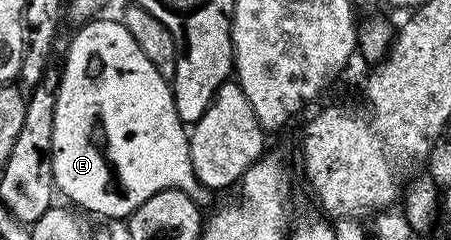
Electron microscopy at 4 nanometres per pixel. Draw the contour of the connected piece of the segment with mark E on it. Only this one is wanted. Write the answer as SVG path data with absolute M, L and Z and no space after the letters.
M98 17L93 22L84 24L78 30L81 32L69 43L69 52L65 55L65 67L60 68L61 84L57 87L53 133L54 184L56 190L60 194L62 191L70 199L70 201L68 200L70 204L78 203L78 205L73 205L80 208L82 212L94 211L95 214L106 215L109 219L124 220L132 211L139 209L139 205L143 205L143 201L147 201L147 197L166 189L176 189L187 193L197 204L205 205L211 195L207 188L196 179L195 169L192 167L191 153L189 152L190 132L187 130L186 124L181 122L179 113L175 109L170 80L164 79L159 73L159 69L155 69L155 65L151 65L151 61L147 61L143 49L139 49L139 45L135 45L135 37L131 37L131 33L127 33L124 22L117 20L116 23L113 19L105 18Z

